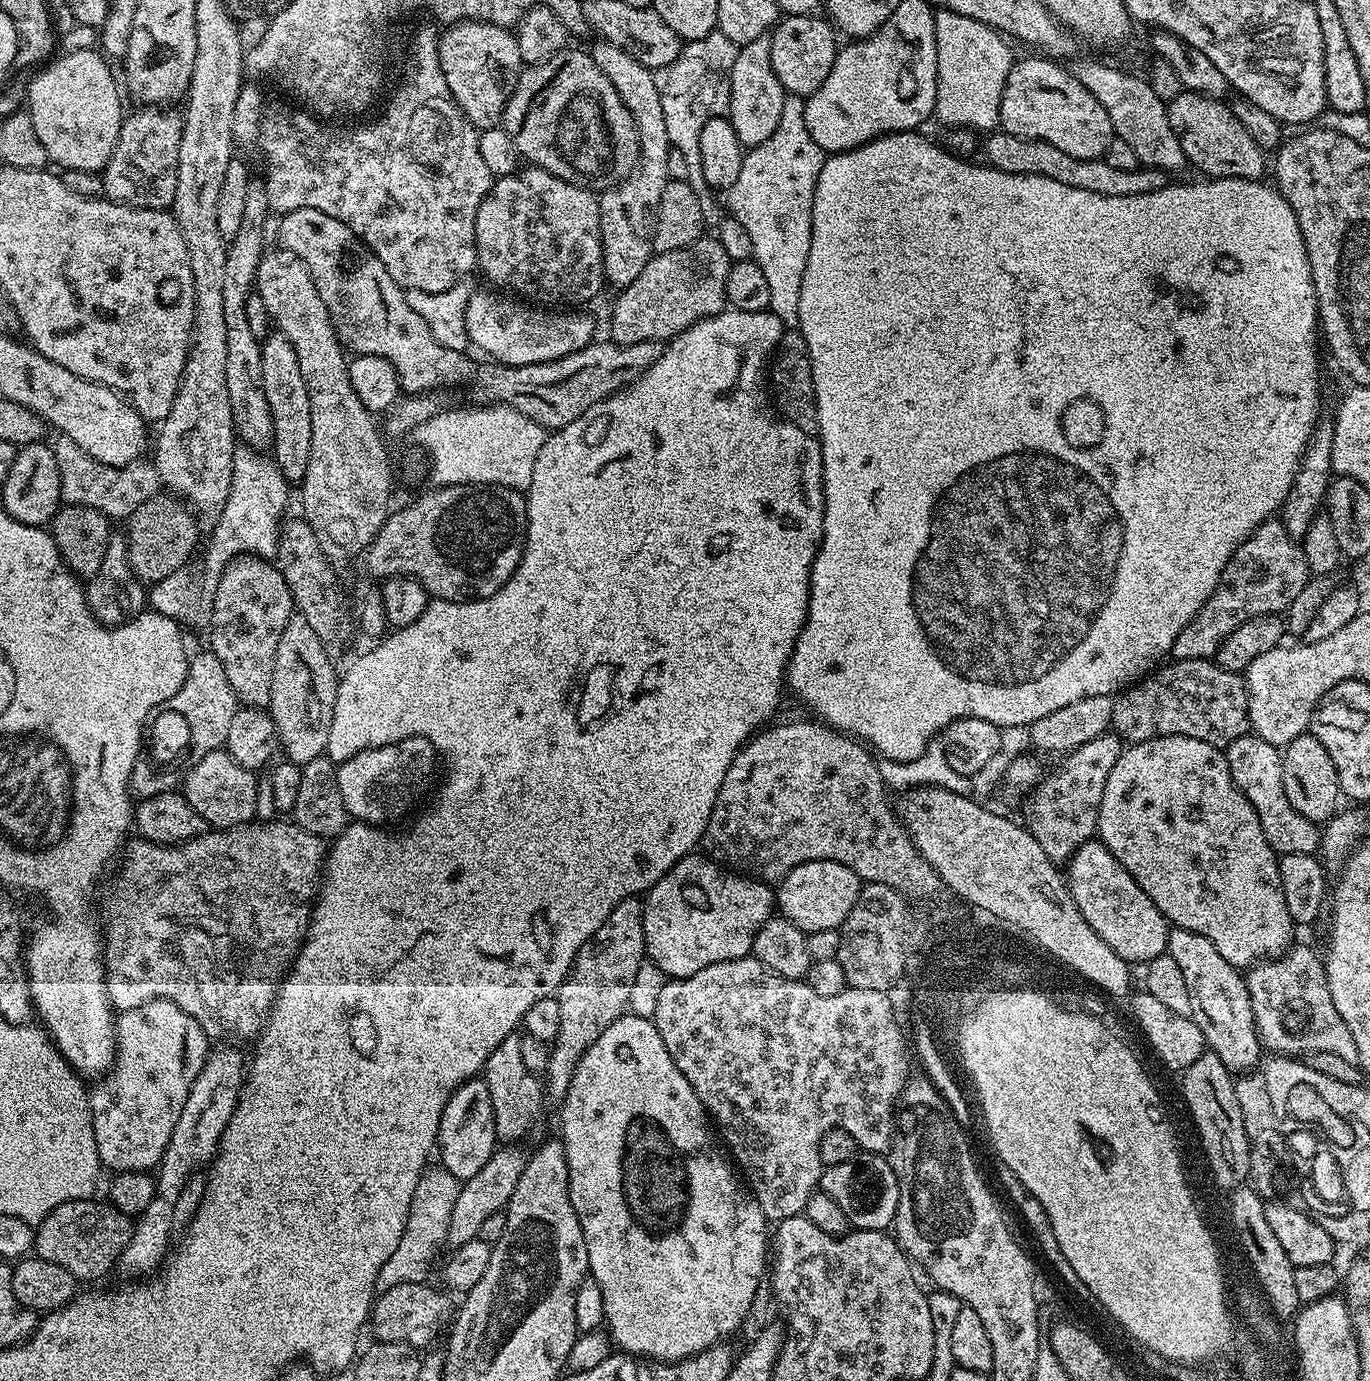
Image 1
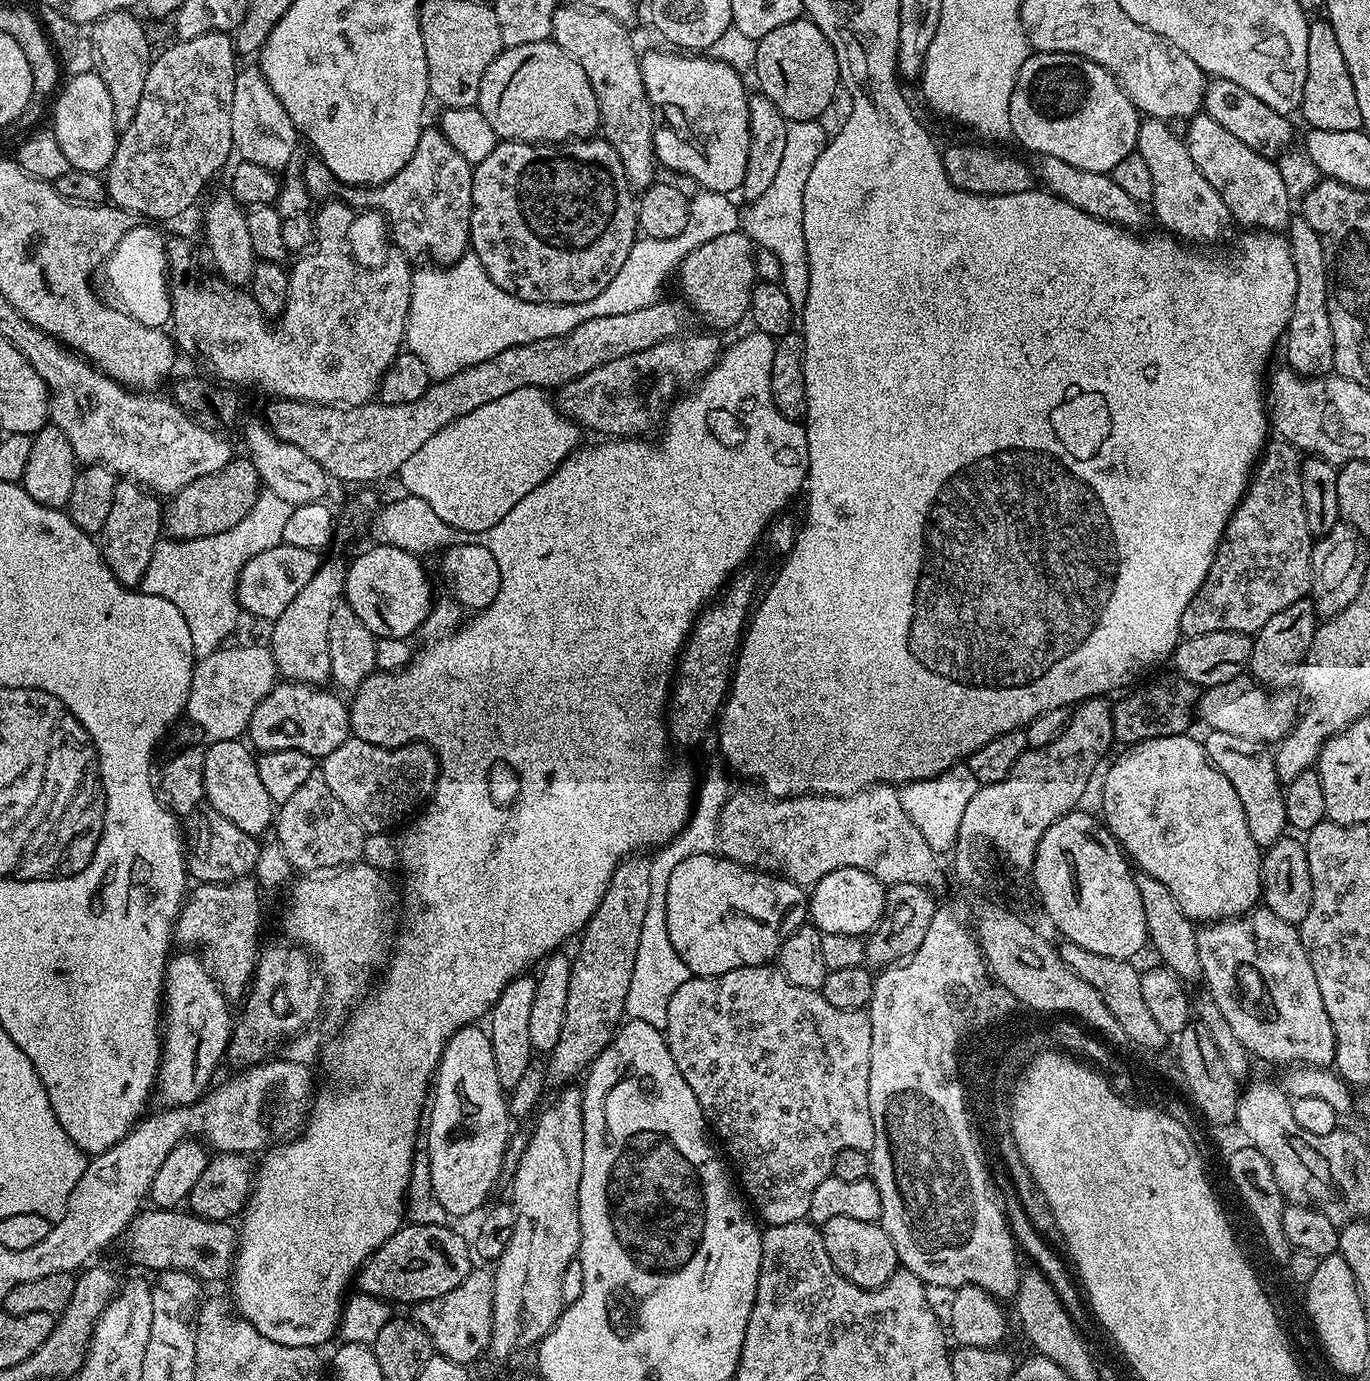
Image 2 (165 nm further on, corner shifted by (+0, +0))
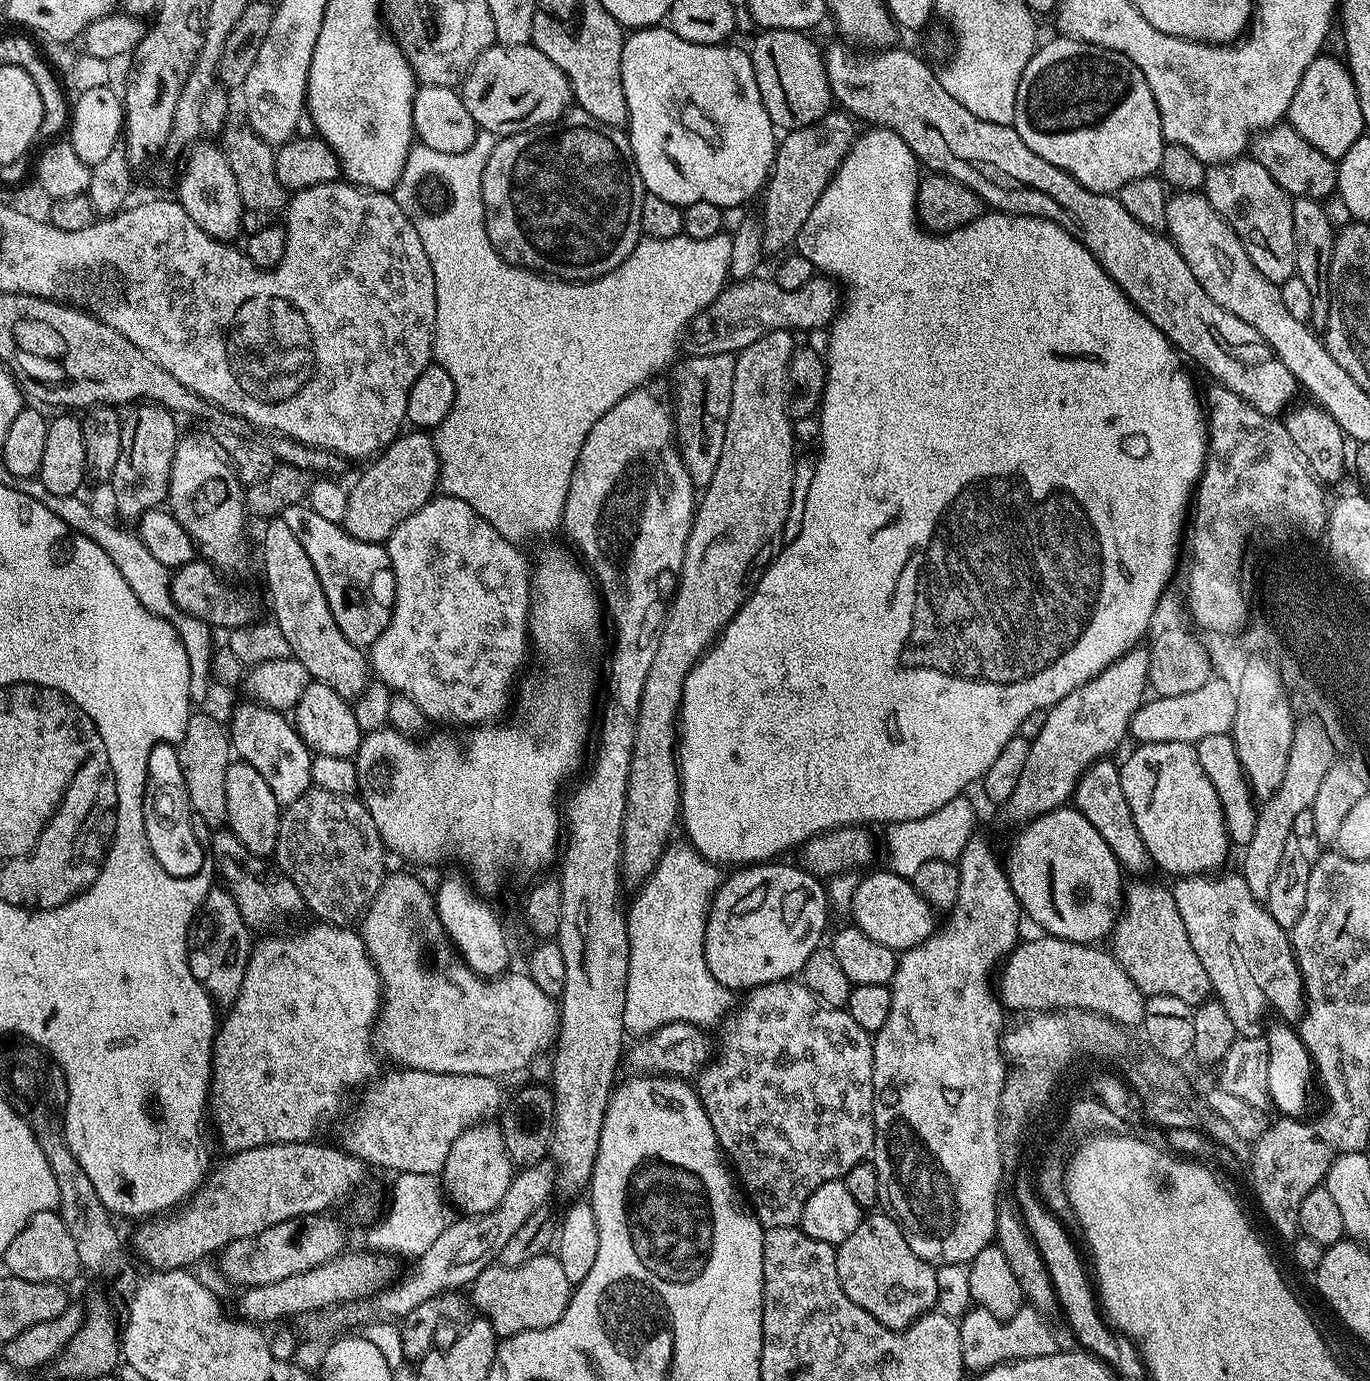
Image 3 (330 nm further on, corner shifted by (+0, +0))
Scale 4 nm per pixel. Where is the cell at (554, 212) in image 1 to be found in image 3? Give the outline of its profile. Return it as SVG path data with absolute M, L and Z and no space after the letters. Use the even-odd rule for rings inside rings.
M569 110L552 124L540 124L525 132L497 139L490 158L486 158L486 170L482 170L482 202L484 203L484 221L486 234L490 238L490 246L498 250L498 254L506 262L519 268L528 268L558 280L597 280L599 276L610 274L634 250L634 246L642 238L640 219L642 218L642 202L646 189L638 174L638 166L634 162L632 147L628 141L628 133L624 128L615 128L606 122L598 122L589 112Z

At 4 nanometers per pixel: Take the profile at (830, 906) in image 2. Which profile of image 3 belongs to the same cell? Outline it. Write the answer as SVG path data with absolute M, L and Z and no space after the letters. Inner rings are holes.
M891 870L883 871L874 872L865 880L863 877L857 883L850 909L851 923L860 928L862 934L870 934L874 942L882 942L882 946L890 946L899 954L918 946L937 931L937 913L926 902L926 898L918 894L909 877L899 876Z

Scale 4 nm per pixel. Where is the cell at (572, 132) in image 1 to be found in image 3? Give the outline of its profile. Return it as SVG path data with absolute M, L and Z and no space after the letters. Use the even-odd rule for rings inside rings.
M531 42L524 45L493 44L472 64L458 91L462 102L466 102L466 110L470 110L470 118L474 118L477 129L497 138L513 136L537 128L540 124L552 124L569 111L573 103L572 87L564 71L554 66L554 62L550 62L550 58L546 58L546 54L542 54L542 50L538 50Z

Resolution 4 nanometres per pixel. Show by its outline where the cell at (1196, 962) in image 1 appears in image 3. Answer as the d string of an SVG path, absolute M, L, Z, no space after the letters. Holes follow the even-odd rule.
M1105 758L1096 764L1091 764L1082 773L1080 780L1076 783L1074 793L1074 806L1102 834L1106 846L1114 854L1114 858L1125 873L1133 872L1136 878L1143 877L1153 871L1154 865L1150 854L1146 850L1146 842L1142 842L1142 834L1138 834L1138 826L1134 826L1134 814L1130 814L1130 802L1126 802L1126 793L1122 791L1122 778L1117 761Z

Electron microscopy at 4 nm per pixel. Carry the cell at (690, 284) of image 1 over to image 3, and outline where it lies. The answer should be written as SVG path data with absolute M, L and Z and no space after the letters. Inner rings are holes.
M833 110L810 126L793 128L783 133L776 146L776 161L772 164L772 174L762 192L765 253L783 253L795 245L796 235L802 230L802 222L810 218L814 202L822 198L826 186L851 150L858 135L855 126L857 127L853 117L847 111Z

